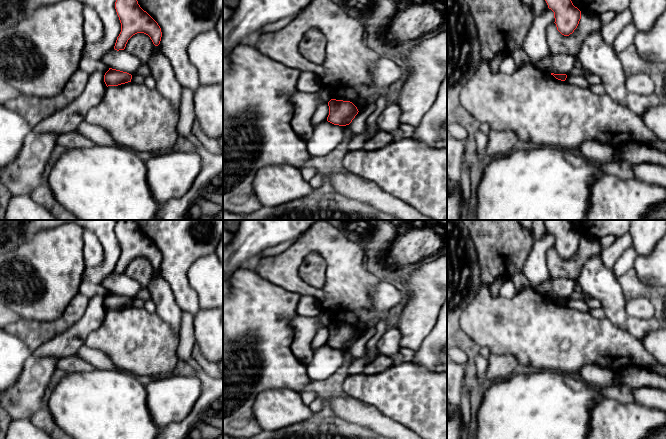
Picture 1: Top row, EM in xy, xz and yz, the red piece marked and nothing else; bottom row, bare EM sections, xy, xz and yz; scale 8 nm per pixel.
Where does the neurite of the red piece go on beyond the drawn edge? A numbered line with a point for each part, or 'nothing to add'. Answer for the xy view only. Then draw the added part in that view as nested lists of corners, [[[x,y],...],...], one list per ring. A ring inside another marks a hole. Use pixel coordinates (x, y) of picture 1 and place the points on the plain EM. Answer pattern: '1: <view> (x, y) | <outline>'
nothing to add

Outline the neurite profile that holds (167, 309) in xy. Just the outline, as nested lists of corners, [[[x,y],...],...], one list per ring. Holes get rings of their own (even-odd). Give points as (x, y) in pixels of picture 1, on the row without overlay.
[[[160,273],[152,277],[147,288],[150,291],[151,300],[156,305],[155,313],[167,322],[176,333],[179,333],[183,311],[177,305],[169,283]]]

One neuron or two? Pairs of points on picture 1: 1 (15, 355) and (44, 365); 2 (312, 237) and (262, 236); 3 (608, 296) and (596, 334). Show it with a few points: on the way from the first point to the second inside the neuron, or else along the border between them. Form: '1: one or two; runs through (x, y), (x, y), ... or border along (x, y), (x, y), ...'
1: two; border along (32, 354), (25, 361), (23, 370), (16, 380)
2: two; border along (308, 230), (298, 238)
3: two; border along (605, 316), (615, 326), (625, 330)

